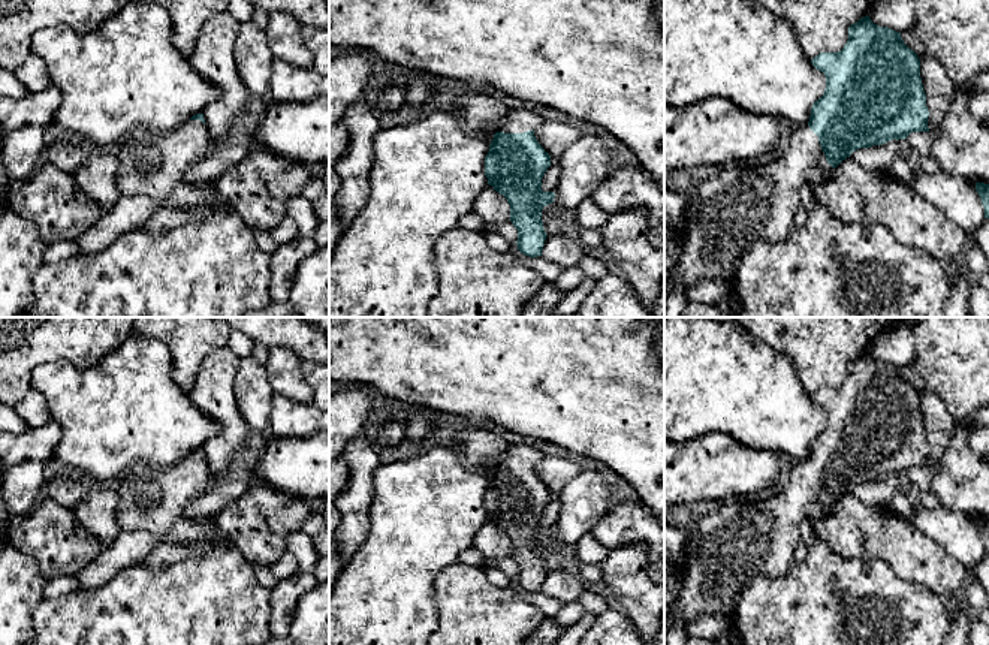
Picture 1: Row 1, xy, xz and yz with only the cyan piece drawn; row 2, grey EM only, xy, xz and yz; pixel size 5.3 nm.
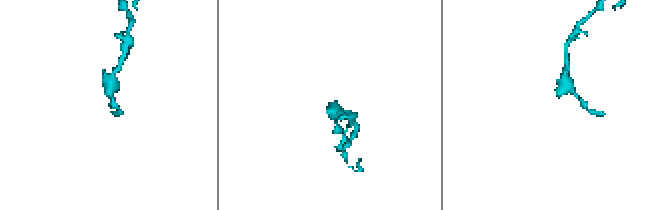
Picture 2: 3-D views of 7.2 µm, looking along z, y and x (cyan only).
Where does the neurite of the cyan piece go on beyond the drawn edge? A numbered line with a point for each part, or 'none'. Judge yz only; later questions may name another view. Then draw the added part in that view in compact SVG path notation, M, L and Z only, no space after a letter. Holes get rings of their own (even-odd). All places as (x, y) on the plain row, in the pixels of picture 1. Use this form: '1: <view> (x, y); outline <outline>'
1: yz (756, 535); outline M808 459L797 461L786 482L766 491L723 501L691 530L687 530L685 569L673 605L673 614L684 629L702 615L730 620L735 599L750 579L757 575L786 575L793 563L794 548L802 542L800 522L808 519L808 507L812 501L827 507L833 504L826 495L818 471Z

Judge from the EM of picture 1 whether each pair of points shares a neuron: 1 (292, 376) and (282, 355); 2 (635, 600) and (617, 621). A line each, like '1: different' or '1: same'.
1: same
2: different

